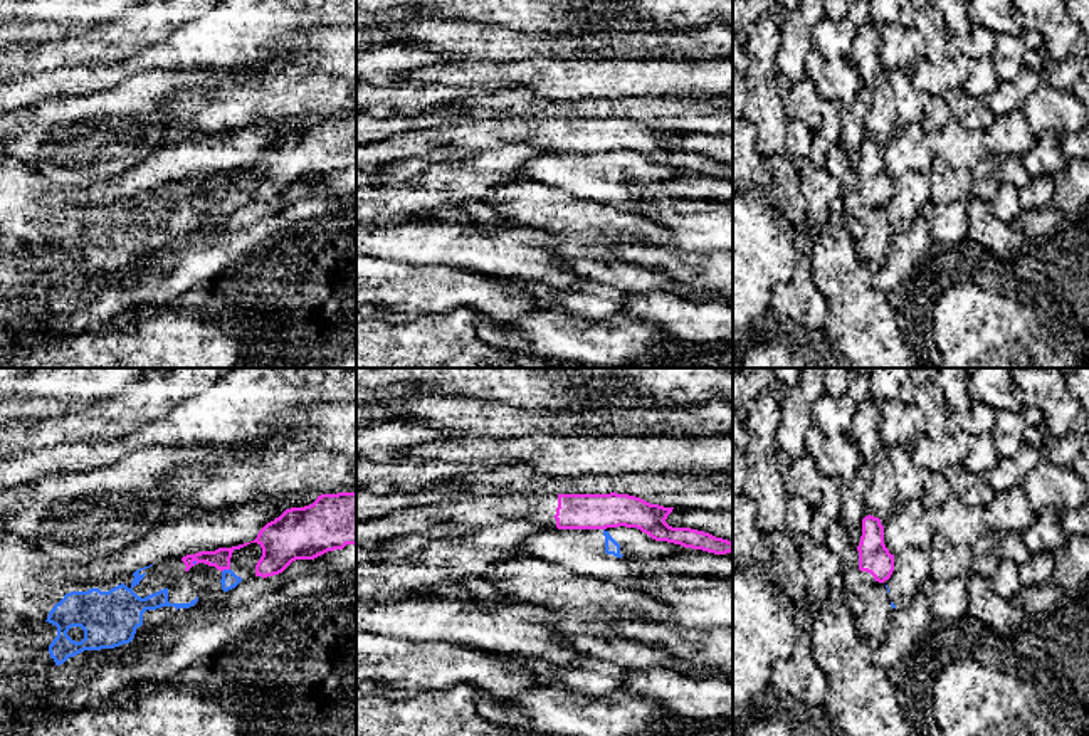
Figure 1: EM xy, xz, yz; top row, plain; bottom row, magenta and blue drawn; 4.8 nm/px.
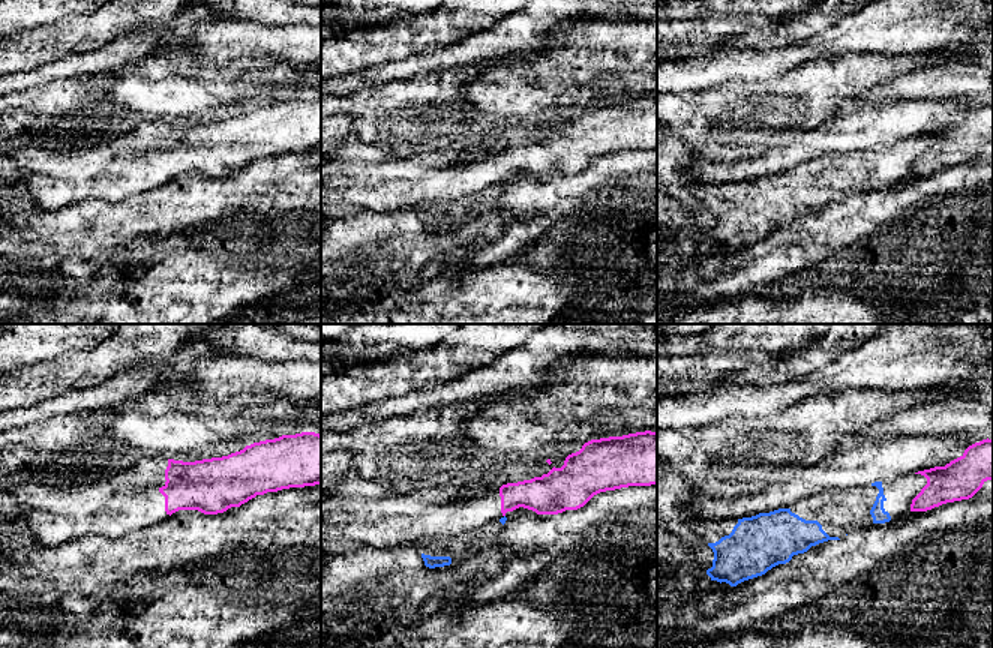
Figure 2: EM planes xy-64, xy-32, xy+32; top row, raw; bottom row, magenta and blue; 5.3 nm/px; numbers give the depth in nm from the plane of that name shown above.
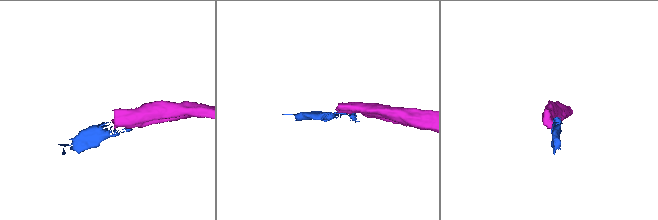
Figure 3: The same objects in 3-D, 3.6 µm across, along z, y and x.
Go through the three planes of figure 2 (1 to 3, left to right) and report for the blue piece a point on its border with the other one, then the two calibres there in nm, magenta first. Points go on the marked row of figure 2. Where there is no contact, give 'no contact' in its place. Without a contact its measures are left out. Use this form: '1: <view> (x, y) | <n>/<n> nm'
1: no contact
2: no contact
3: no contact

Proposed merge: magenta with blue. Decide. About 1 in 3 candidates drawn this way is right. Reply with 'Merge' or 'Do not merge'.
Do not merge

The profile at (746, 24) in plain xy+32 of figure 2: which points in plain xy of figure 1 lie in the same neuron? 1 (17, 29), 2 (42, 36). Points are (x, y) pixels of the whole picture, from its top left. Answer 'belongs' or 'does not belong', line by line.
1: belongs
2: belongs

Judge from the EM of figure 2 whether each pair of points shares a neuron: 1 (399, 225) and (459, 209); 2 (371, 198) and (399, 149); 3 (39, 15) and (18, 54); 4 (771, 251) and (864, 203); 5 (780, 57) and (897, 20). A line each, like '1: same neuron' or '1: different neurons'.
1: same neuron
2: different neurons
3: different neurons
4: same neuron
5: same neuron

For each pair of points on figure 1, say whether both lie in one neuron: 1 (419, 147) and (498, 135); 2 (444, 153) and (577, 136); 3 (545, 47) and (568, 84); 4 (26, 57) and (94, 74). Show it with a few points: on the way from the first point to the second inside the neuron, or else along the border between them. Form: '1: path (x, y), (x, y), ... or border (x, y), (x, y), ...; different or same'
1: path (439, 136), (478, 135); same
2: border (454, 147), (436, 145), (415, 157); different
3: border (589, 57), (535, 57), (515, 59), (511, 63); different
4: border (101, 63), (59, 66), (24, 76); different

